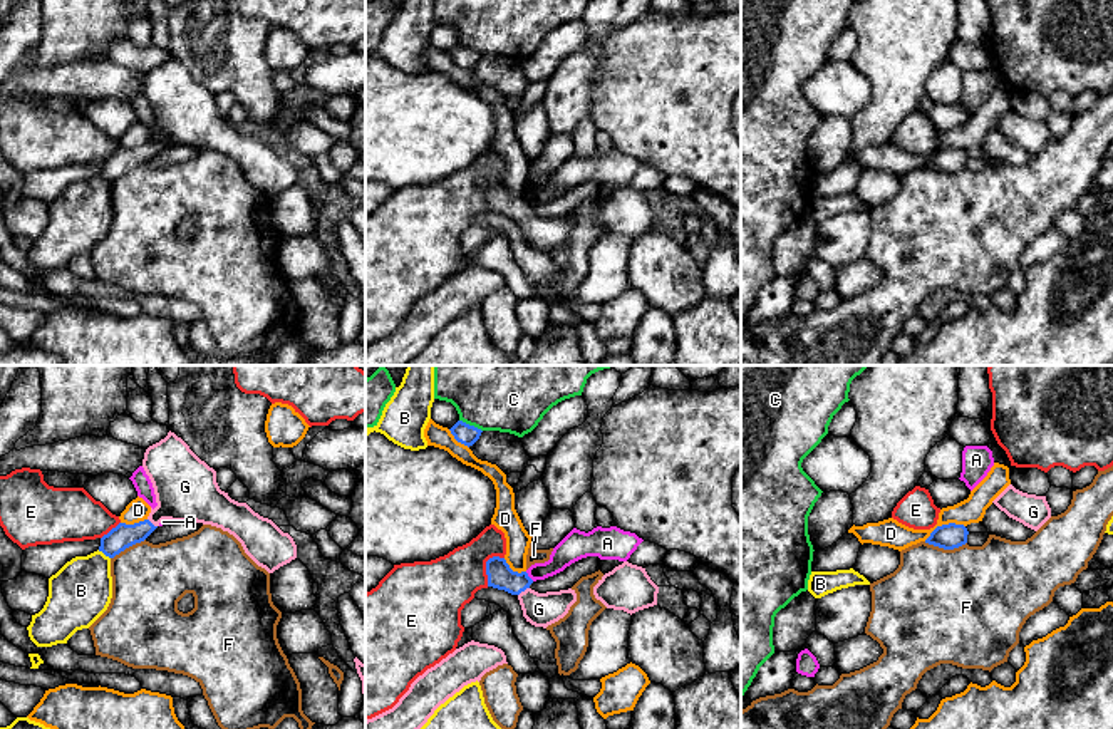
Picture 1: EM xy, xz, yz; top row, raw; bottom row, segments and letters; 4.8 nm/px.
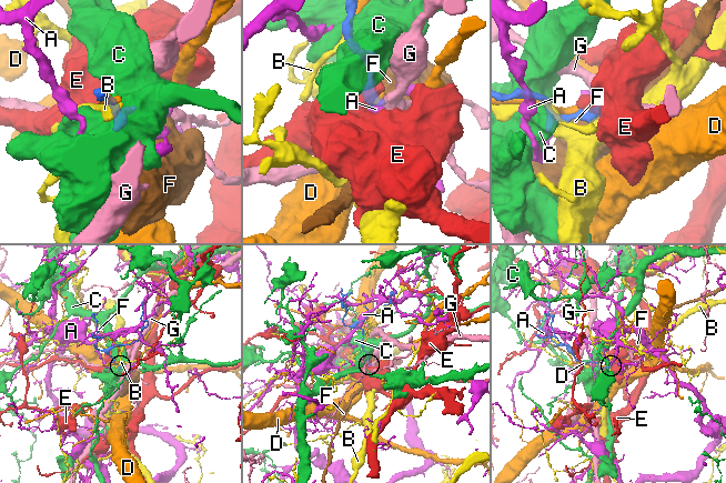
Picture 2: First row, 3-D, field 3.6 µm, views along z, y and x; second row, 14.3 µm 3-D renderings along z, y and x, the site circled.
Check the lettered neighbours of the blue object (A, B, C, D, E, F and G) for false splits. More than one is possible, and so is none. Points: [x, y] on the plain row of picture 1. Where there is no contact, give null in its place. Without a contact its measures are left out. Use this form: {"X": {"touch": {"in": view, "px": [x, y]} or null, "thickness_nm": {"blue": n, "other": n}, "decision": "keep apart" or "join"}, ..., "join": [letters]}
{"A": {"touch": {"in": "xz", "px": [528, 201]}, "thickness_nm": {"blue": 120, "other": 130}, "decision": "keep apart"}, "B": {"touch": {"in": "xy", "px": [104, 178]}, "thickness_nm": {"blue": 120, "other": 300}, "decision": "keep apart"}, "C": {"touch": {"in": "xz", "px": [471, 51]}, "thickness_nm": {"blue": 100, "other": 280}, "decision": "keep apart"}, "D": {"touch": {"in": "yz", "px": [944, 149]}, "thickness_nm": {"blue": 120, "other": 130}, "decision": "keep apart"}, "E": {"touch": {"in": "xz", "px": [486, 190]}, "thickness_nm": {"blue": 120, "other": 280}, "decision": "keep apart"}, "F": {"touch": {"in": "yz", "px": [946, 173]}, "thickness_nm": {"blue": 120, "other": 500}, "decision": "keep apart"}, "G": {"touch": {"in": "xz", "px": [523, 215]}, "thickness_nm": {"blue": 120, "other": 160}, "decision": "join"}, "join": ["G"]}

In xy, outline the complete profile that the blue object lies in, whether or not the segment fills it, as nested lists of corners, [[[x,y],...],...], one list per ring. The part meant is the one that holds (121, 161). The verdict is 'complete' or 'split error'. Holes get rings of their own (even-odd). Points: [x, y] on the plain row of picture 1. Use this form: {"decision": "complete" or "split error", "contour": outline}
{"decision": "split error", "contour": [[[174,57],[149,70],[142,92],[149,101],[158,131],[144,146],[119,147],[101,163],[99,176],[114,183],[144,166],[163,144],[196,146],[233,159],[245,178],[268,198],[297,183],[297,169],[272,144],[255,137],[221,116],[216,96],[201,85]]]}

